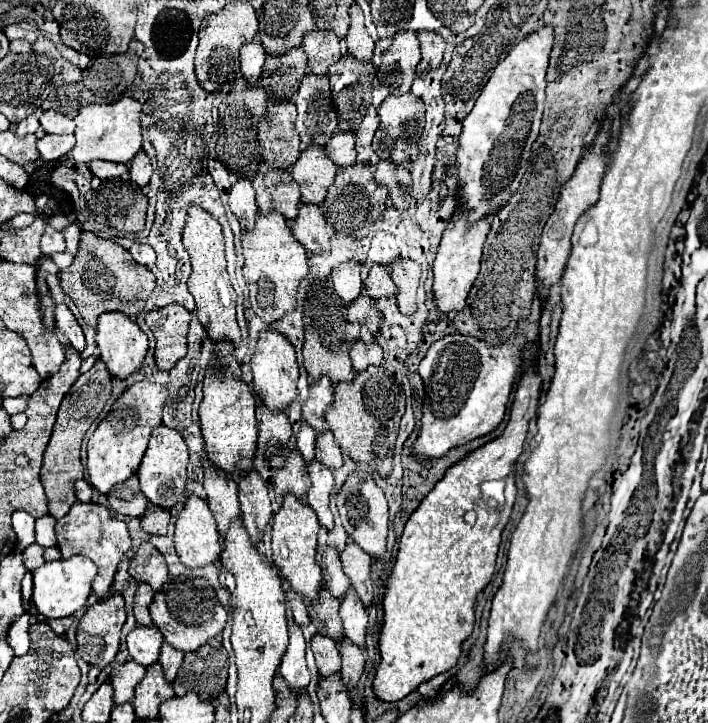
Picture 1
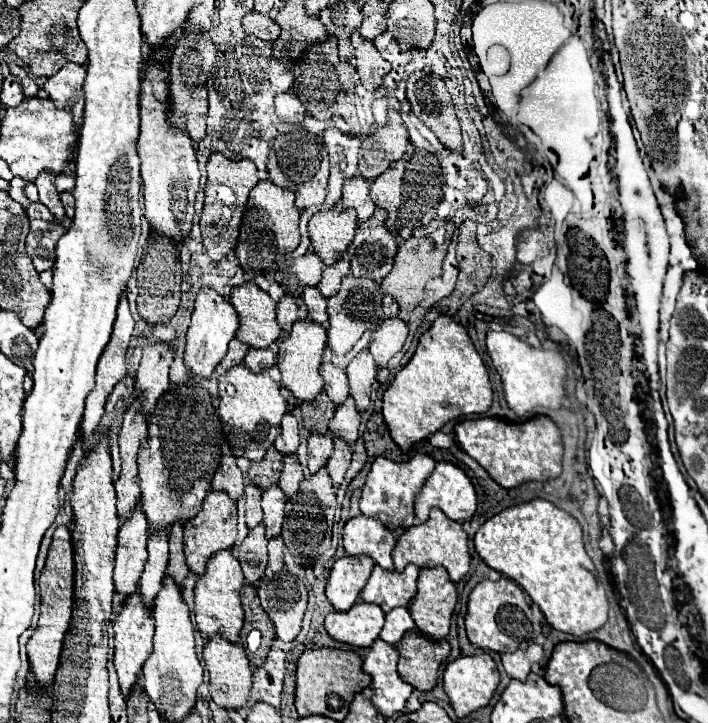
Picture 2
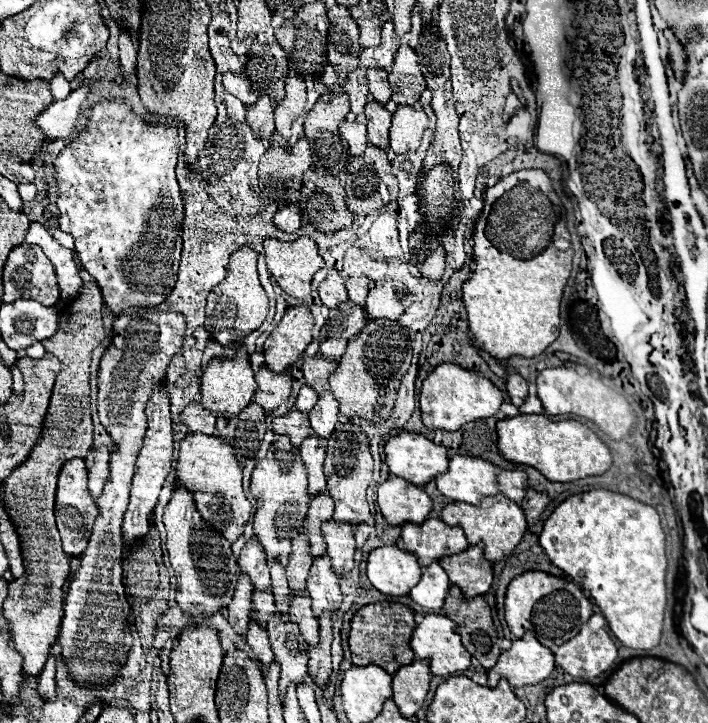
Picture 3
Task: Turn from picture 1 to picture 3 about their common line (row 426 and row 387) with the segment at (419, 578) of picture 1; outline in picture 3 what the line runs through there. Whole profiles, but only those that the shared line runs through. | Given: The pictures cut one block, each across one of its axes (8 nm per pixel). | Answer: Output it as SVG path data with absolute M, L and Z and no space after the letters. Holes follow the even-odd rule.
M506 376L506 392L514 406L520 406L528 396L528 382L522 376Z

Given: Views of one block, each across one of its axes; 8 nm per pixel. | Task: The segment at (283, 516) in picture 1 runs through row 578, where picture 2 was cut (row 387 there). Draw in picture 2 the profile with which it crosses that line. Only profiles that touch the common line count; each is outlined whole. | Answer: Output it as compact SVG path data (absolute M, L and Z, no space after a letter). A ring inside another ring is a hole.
M296 320L288 338L282 340L280 352L278 352L278 368L282 372L282 386L288 388L298 400L314 400L314 396L322 390L322 376L320 376L320 364L322 364L322 352L326 344L326 328L322 324L316 324L314 320Z

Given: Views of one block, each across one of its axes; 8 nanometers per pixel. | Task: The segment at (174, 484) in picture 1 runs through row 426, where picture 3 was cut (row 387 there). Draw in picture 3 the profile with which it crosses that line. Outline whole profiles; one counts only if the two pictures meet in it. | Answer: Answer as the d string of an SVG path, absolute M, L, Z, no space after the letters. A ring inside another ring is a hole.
M166 380L158 382L156 392L152 394L152 398L150 398L150 402L146 406L146 416L148 416L148 430L146 430L144 444L142 444L138 460L136 460L132 488L130 488L130 504L128 504L128 510L124 514L124 522L122 522L126 550L128 550L128 544L132 544L132 540L138 540L140 536L146 536L146 532L150 530L150 526L148 526L150 514L154 512L154 506L158 502L158 494L160 494L160 490L164 486L164 480L172 470L172 442L174 442L172 438L174 438L174 430L172 430L172 418L170 418L170 398L168 398Z

